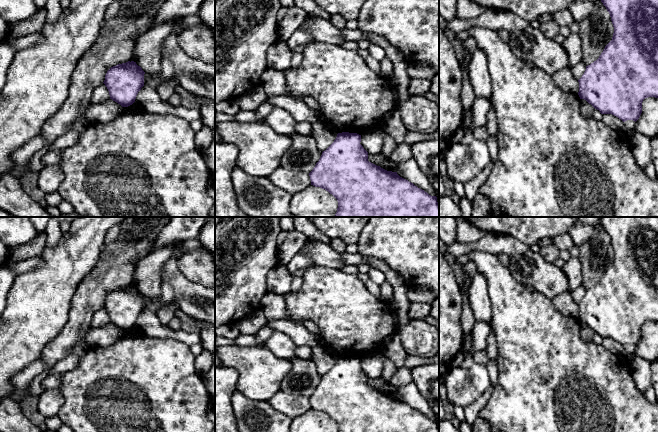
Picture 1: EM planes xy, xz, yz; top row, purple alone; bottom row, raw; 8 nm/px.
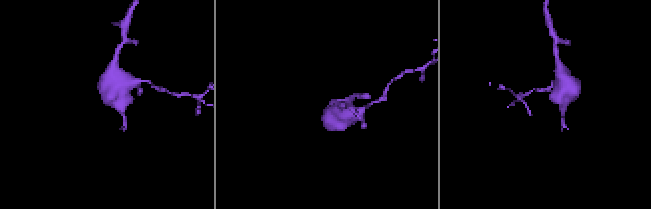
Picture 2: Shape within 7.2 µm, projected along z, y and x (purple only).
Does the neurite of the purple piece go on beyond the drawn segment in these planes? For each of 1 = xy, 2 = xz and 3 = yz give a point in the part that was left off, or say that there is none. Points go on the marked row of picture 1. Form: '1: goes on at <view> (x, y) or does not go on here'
1: does not go on here
2: does not go on here
3: does not go on here

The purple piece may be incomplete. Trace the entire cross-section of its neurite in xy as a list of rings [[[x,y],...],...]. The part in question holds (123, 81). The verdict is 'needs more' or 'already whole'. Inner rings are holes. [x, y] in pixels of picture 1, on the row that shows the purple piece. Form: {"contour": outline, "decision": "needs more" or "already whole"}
{"contour": [[[134,61],[111,67],[103,82],[109,91],[110,99],[122,107],[132,105],[144,86],[144,74],[142,68]]], "decision": "already whole"}

